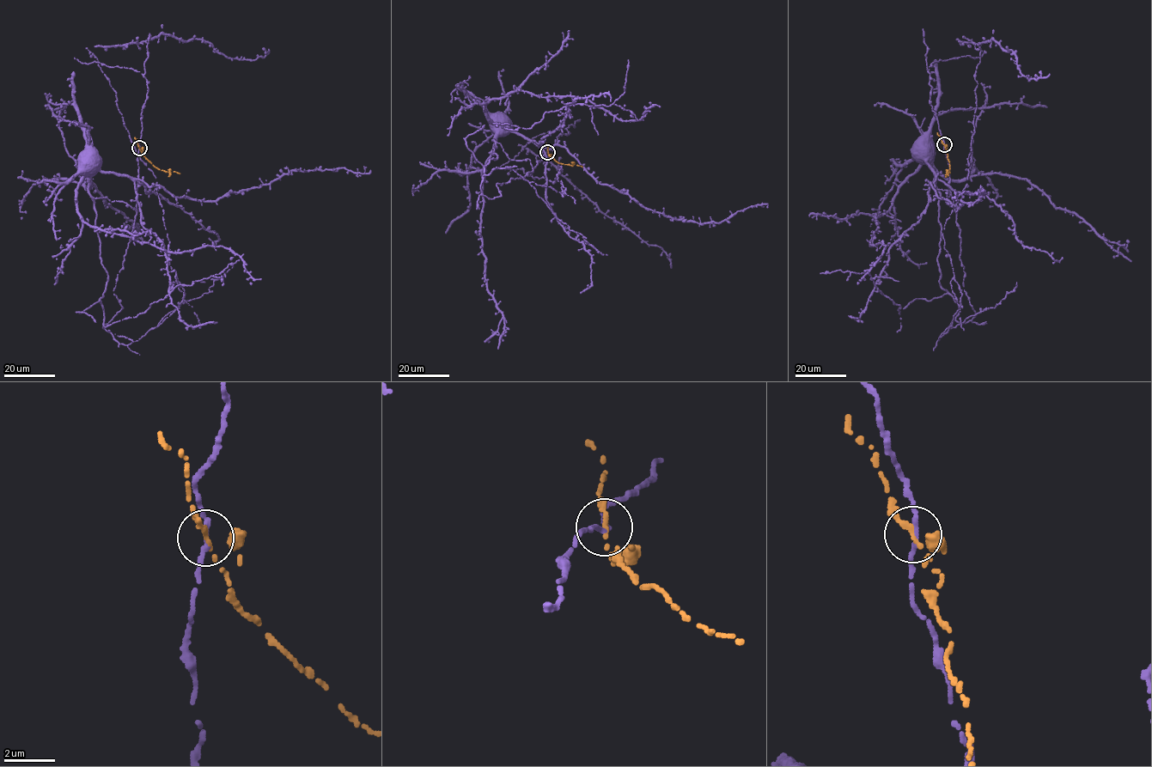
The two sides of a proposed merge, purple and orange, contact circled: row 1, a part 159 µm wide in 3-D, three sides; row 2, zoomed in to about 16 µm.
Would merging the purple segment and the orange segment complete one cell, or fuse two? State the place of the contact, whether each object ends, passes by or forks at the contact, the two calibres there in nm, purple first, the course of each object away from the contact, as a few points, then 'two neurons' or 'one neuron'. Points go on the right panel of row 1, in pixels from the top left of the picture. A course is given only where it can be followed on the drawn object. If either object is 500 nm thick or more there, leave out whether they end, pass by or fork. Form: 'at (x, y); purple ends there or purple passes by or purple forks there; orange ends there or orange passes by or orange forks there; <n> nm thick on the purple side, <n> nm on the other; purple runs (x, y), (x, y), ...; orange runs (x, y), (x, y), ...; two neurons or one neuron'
at (944, 144); purple passes by; orange ends there; 180 nm thick on the purple side, 240 nm on the other; purple runs (944, 144), (955, 211), (946, 202), (950, 196), (947, 191), (936, 189), (935, 172), (915, 146); orange runs (944, 144), (949, 167), (948, 175); two neurons

